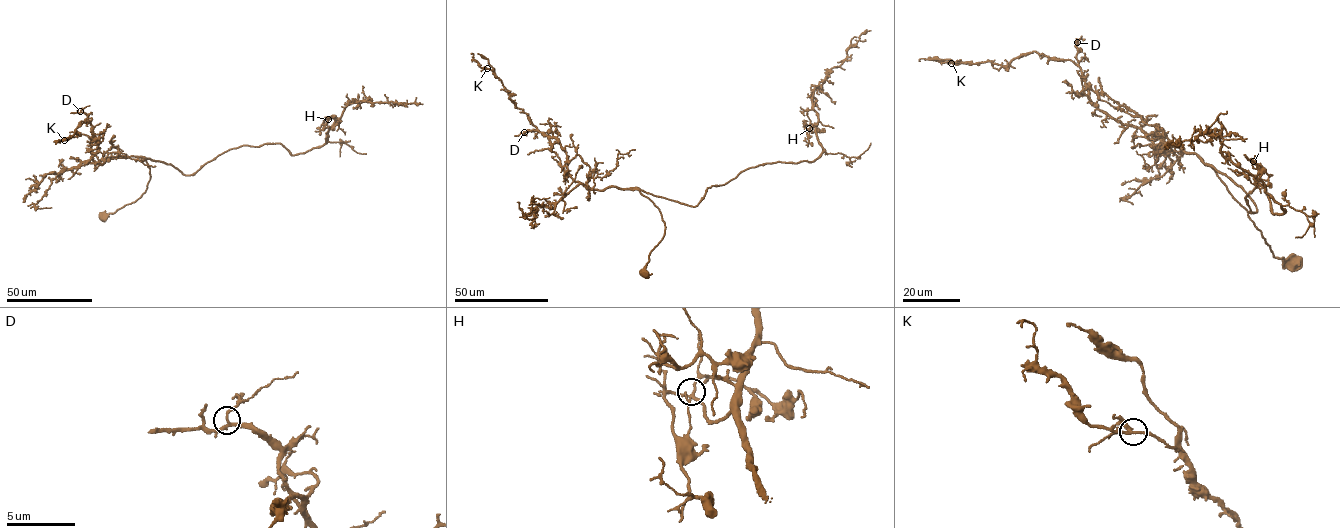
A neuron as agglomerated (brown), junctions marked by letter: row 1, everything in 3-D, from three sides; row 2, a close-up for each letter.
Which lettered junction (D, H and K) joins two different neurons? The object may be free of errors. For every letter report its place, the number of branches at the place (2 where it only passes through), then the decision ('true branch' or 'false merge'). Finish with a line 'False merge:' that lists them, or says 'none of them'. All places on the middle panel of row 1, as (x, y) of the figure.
D: (524, 132) | 3 | true branch
H: (809, 128) | 3 | true branch
K: (487, 68) | 3 | true branch
False merge: none of them

